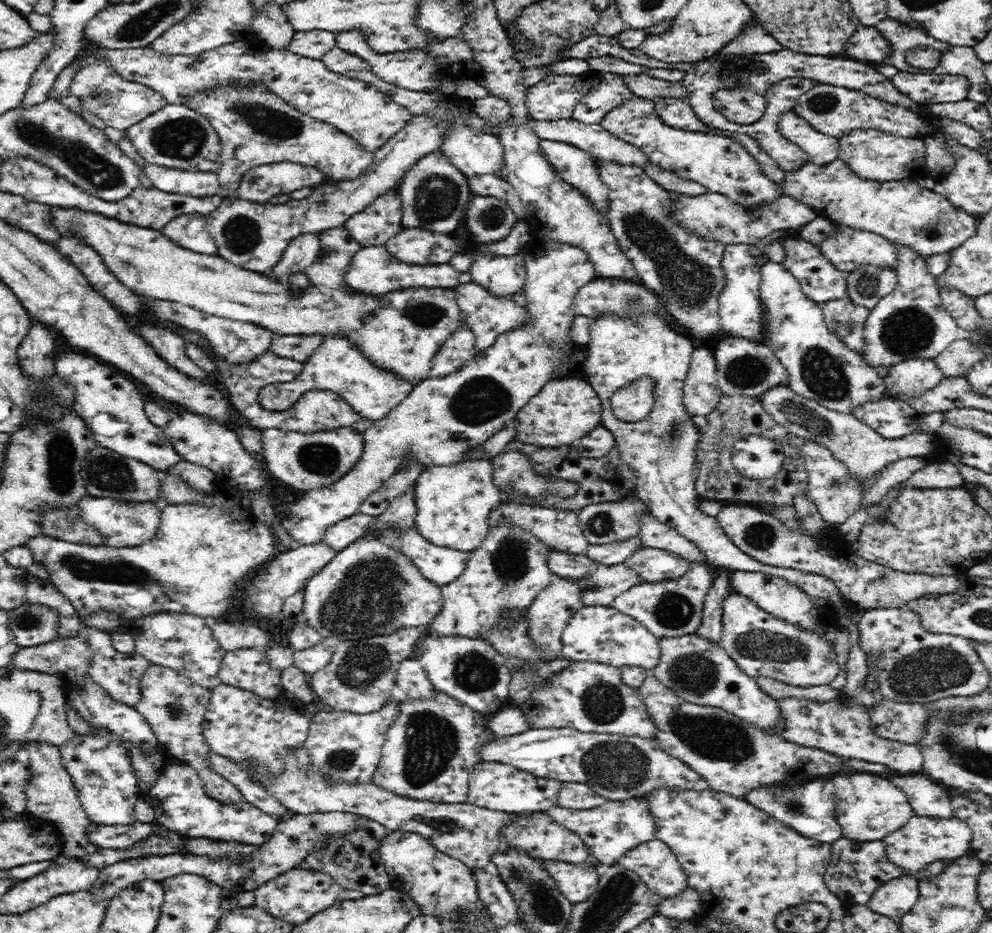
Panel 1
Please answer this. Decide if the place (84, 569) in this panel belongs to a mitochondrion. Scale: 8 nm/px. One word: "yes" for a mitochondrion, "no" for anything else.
yes

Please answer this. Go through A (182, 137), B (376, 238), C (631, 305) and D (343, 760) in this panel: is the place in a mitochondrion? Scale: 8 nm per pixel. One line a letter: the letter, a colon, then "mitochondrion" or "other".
A: mitochondrion
B: other
C: mitochondrion
D: mitochondrion

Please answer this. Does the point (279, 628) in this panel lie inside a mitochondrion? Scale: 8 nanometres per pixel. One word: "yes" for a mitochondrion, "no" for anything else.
no

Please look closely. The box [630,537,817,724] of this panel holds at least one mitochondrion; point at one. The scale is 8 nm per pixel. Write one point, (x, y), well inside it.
(756, 644)

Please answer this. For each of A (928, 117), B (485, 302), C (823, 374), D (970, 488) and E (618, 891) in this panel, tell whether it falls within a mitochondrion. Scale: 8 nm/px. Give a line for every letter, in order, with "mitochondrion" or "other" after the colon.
A: other
B: other
C: mitochondrion
D: other
E: mitochondrion

